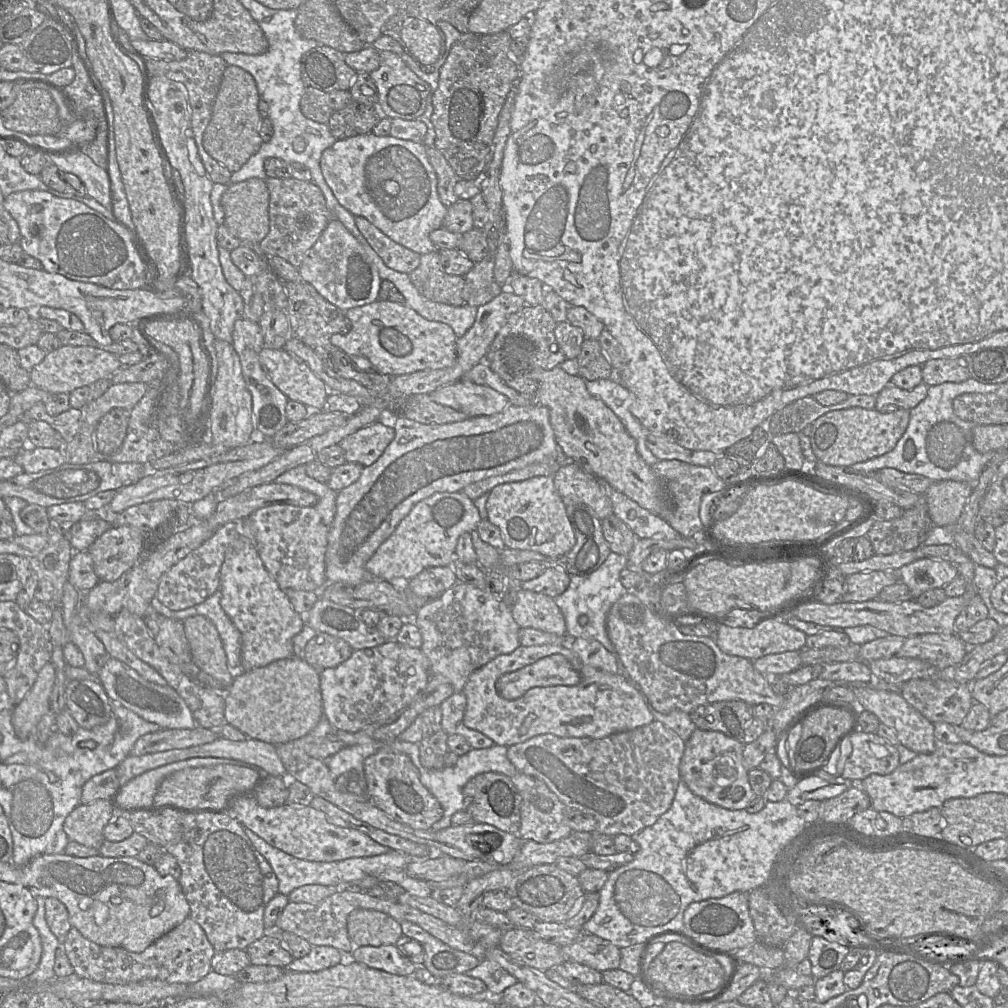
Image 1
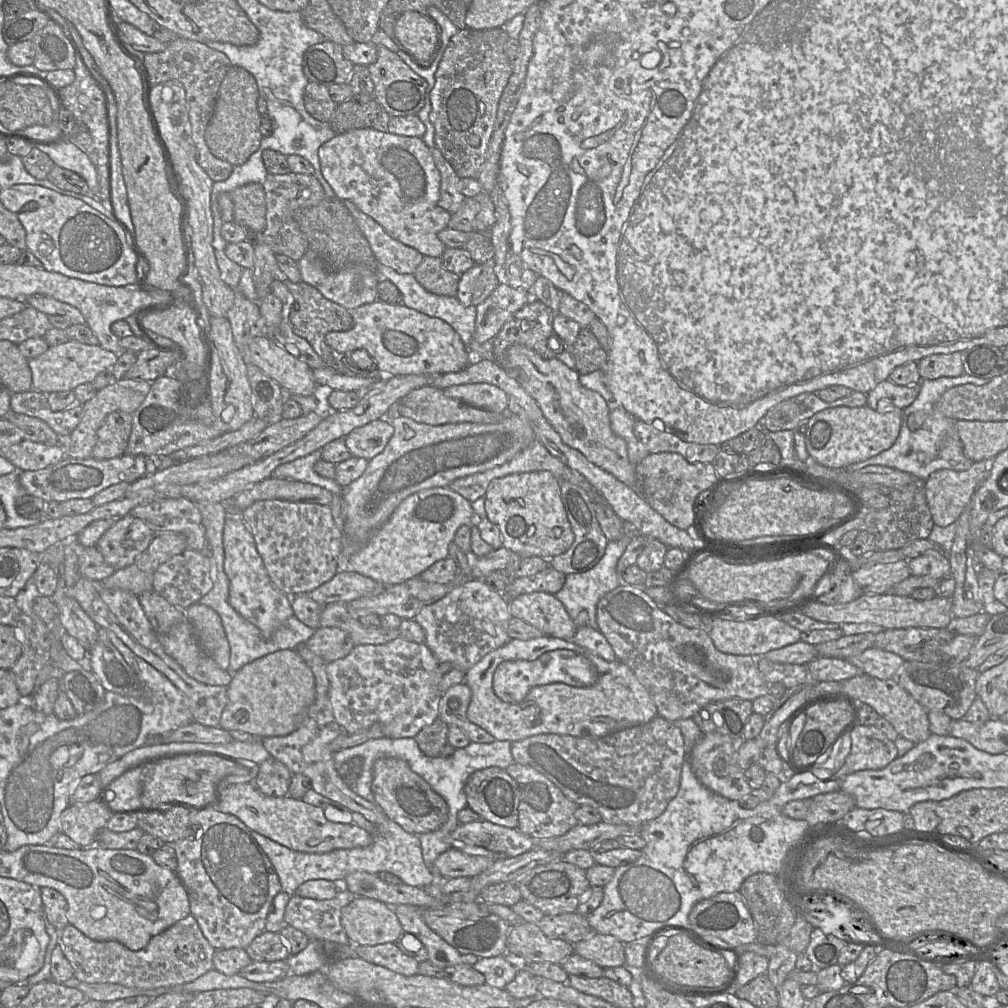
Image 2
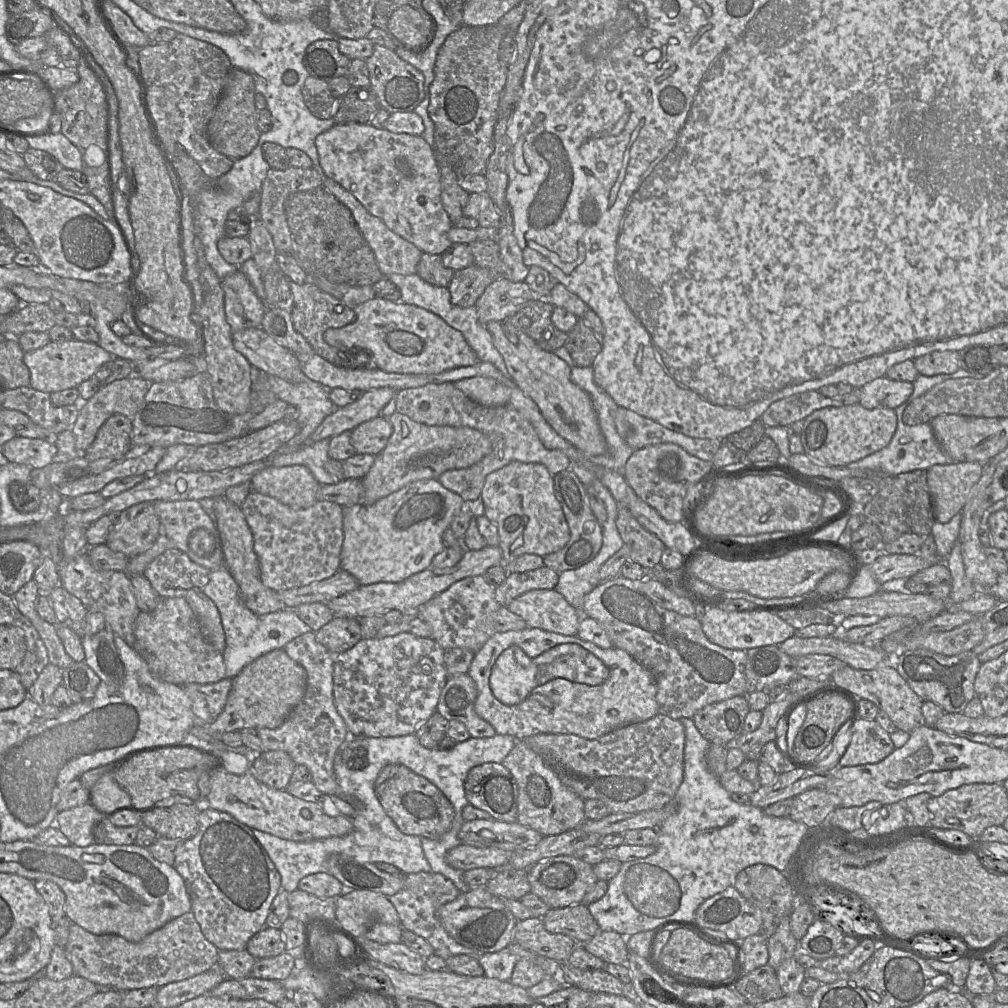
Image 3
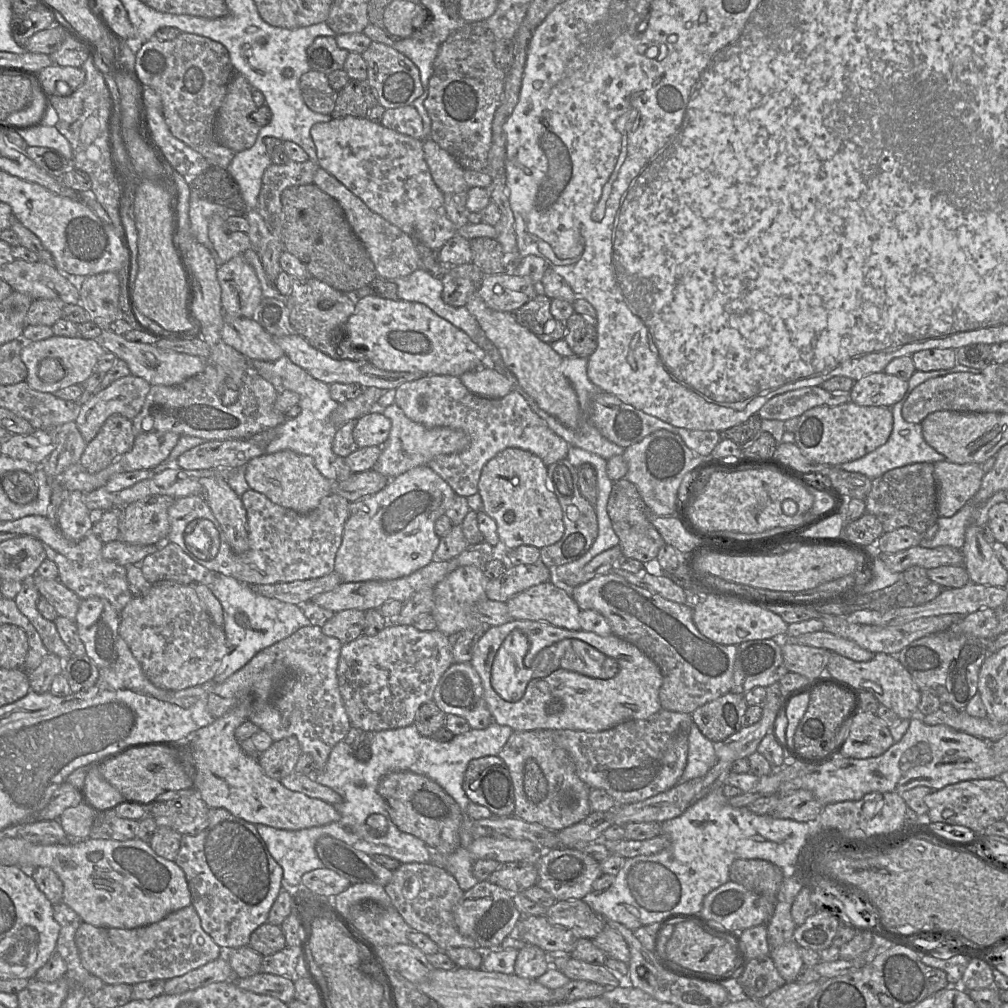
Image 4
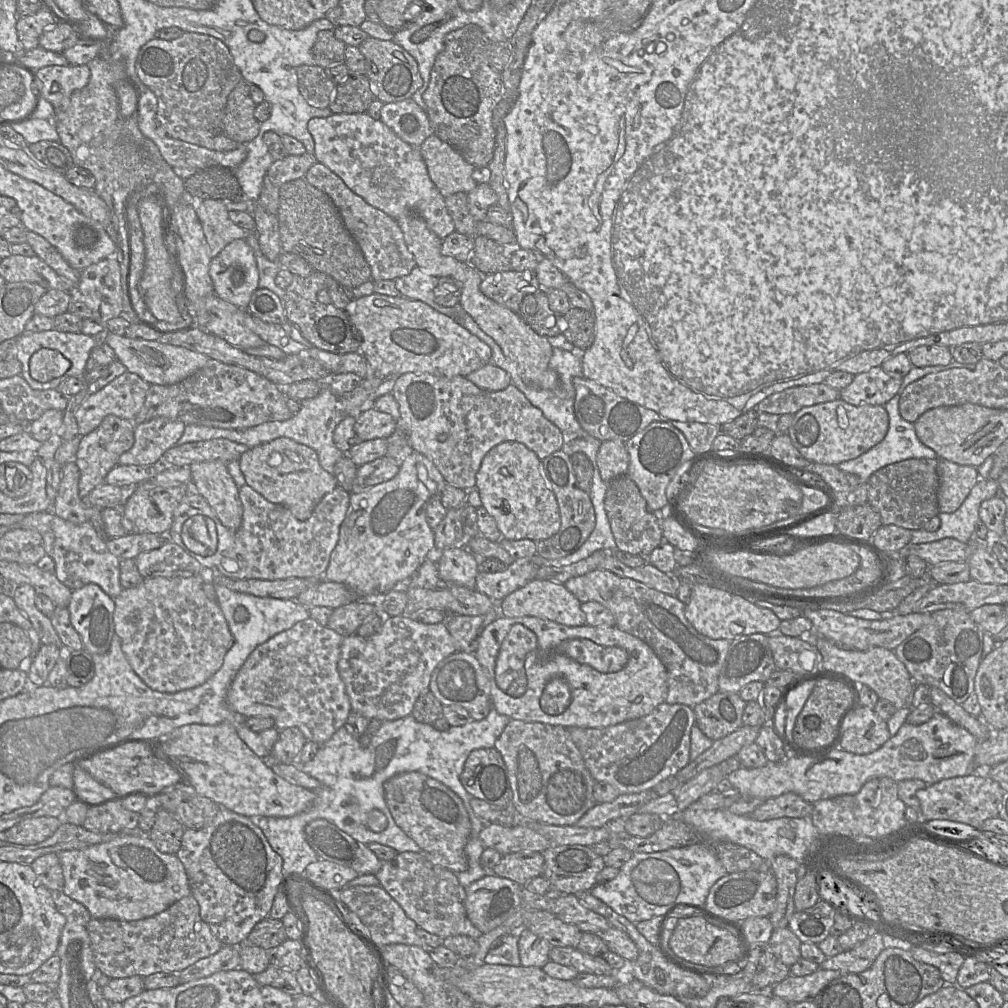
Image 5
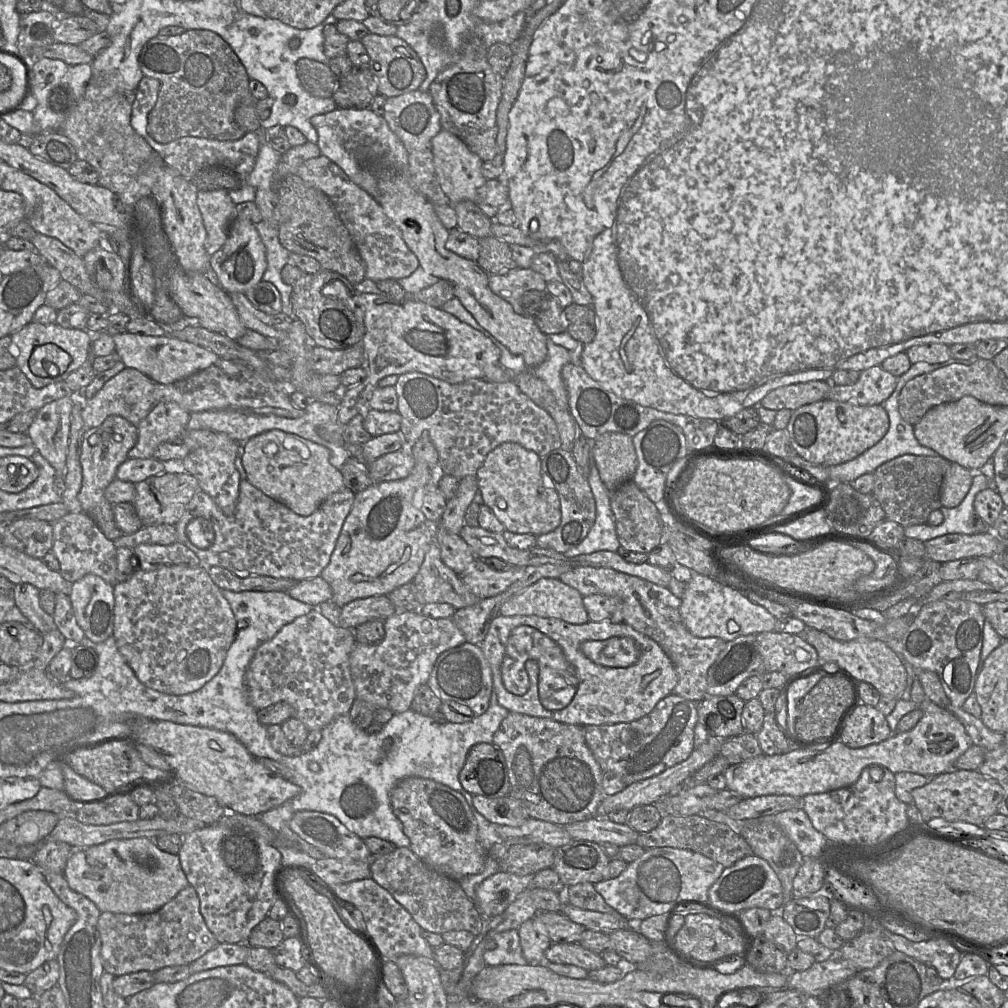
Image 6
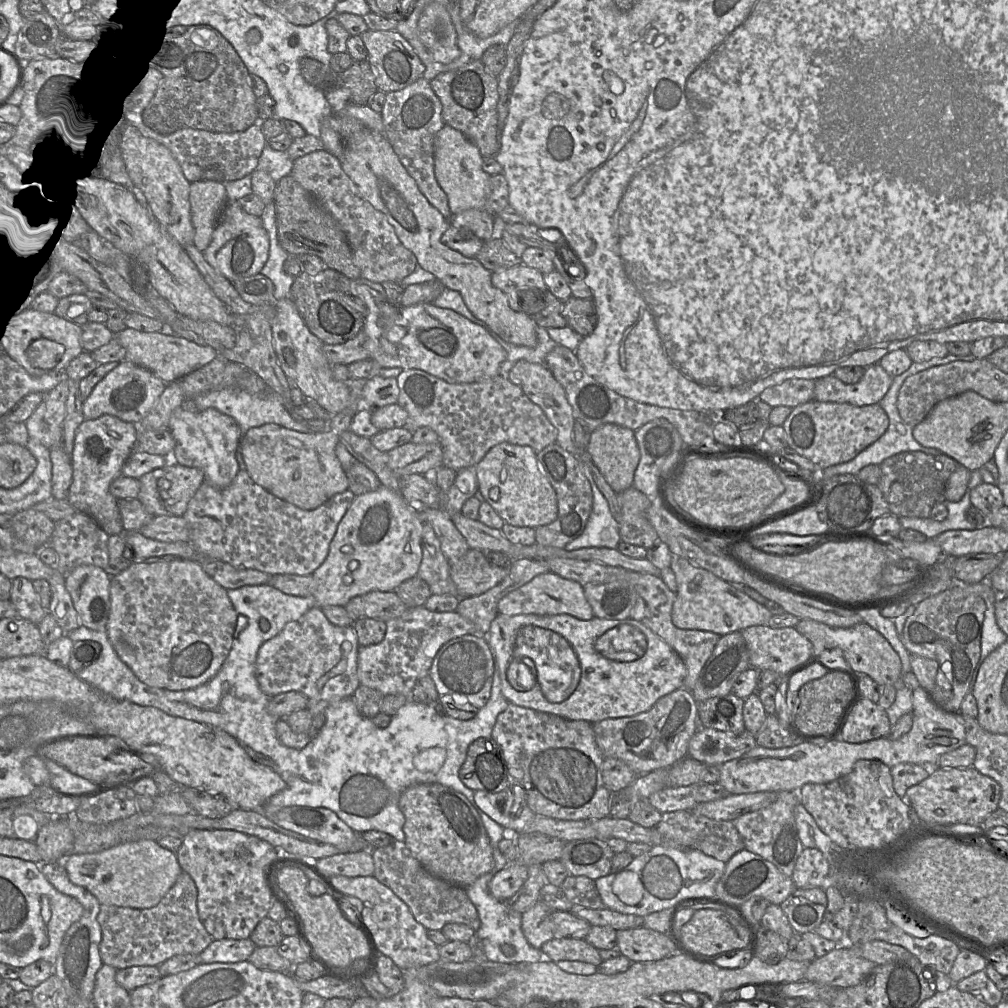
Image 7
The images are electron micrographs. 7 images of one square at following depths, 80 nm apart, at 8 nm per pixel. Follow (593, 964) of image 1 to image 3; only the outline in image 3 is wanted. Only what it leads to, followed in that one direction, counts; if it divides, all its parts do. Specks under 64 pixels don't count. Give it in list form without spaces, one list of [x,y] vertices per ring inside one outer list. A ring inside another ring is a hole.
[[[600,931],[592,939],[579,945],[607,964],[626,965],[628,962],[626,938],[615,931]]]

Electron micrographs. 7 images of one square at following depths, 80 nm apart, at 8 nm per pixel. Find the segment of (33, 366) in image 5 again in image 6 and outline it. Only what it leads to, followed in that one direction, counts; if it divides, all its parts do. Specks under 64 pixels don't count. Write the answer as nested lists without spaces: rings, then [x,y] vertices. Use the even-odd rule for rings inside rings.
[[[47,343],[34,348],[28,363],[34,375],[56,377],[67,370],[71,357],[57,345]]]

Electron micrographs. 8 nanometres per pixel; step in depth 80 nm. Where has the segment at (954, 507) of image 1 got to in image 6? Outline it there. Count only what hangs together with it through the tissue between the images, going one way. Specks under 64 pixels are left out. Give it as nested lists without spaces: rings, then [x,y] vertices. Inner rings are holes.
[[[950,463],[942,481],[940,492],[941,506],[946,508],[958,506],[971,487],[973,475],[973,471],[958,463]]]

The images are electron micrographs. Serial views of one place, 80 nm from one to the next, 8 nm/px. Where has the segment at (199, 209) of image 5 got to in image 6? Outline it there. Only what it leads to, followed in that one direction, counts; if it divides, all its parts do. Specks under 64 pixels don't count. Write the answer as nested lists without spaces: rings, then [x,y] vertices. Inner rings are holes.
[[[226,190],[198,191],[197,206],[206,230],[205,248],[211,256],[226,242],[236,216],[235,204]]]

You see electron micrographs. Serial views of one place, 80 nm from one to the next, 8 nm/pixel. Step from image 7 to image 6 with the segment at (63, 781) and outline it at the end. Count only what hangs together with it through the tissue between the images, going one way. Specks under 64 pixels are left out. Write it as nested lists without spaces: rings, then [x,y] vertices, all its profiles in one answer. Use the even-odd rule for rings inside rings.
[[[60,760],[64,776],[64,791],[77,803],[87,803],[102,800],[109,795],[104,788],[76,773],[70,766]]]

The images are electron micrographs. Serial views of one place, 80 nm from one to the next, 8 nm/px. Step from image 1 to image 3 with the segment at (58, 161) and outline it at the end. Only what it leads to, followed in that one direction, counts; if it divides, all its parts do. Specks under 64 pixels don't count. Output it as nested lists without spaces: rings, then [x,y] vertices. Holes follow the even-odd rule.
[[[48,131],[41,136],[26,136],[25,139],[29,147],[52,154],[64,168],[83,172],[83,156],[64,134]]]

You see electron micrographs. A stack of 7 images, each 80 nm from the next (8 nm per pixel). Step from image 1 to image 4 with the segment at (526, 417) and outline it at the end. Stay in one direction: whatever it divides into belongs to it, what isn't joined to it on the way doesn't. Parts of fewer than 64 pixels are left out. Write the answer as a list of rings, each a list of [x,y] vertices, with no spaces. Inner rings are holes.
[[[396,403],[386,407],[382,413],[391,420],[391,430],[373,469],[389,480],[413,468],[428,465],[436,456],[461,452],[470,444],[470,438],[463,430],[448,427],[427,428],[410,420]]]

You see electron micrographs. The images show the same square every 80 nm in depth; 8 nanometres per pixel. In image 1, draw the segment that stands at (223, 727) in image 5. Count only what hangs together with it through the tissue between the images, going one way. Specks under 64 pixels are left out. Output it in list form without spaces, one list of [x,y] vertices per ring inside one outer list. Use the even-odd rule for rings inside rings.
[[[302,655],[281,659],[267,666],[242,671],[235,675],[231,685],[225,689],[224,716],[226,723],[234,726],[249,739],[278,745],[308,734],[323,716],[319,671],[306,662]],[[251,792],[247,796],[234,797],[226,811],[268,844],[302,860],[334,862],[348,858],[381,855],[392,850],[358,830],[331,824],[322,811],[312,806],[283,804],[278,807],[264,808],[258,804]]]

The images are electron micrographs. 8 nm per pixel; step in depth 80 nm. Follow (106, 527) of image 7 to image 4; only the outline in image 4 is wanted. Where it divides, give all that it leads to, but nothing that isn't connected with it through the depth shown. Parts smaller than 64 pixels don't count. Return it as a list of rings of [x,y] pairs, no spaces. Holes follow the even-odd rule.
[[[113,414],[106,419],[96,436],[86,443],[79,463],[89,473],[99,472],[128,452],[134,441],[132,421]]]

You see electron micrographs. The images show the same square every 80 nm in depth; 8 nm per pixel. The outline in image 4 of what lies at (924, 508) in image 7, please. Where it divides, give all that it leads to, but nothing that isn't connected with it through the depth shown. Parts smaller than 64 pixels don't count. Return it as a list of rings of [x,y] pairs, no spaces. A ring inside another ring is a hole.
[[[916,462],[887,471],[871,480],[872,488],[865,499],[866,512],[873,514],[882,524],[883,532],[908,527],[920,534],[936,523],[937,493],[934,465],[931,462]]]

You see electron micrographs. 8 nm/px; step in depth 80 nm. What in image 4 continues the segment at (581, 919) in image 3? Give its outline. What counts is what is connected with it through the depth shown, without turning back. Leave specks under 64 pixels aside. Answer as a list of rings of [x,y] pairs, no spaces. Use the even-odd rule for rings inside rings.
[[[583,899],[555,901],[545,909],[545,916],[550,923],[571,931],[577,939],[592,940],[607,926]]]

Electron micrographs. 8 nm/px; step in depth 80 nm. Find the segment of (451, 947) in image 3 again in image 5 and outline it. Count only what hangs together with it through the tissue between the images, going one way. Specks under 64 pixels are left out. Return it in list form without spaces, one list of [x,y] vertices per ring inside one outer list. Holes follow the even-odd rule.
[[[402,852],[395,858],[382,863],[375,874],[379,885],[401,906],[405,914],[419,928],[444,939],[450,936],[466,935],[477,940],[481,932],[472,924],[466,915],[465,888],[459,883],[456,873],[432,863],[422,852]]]

